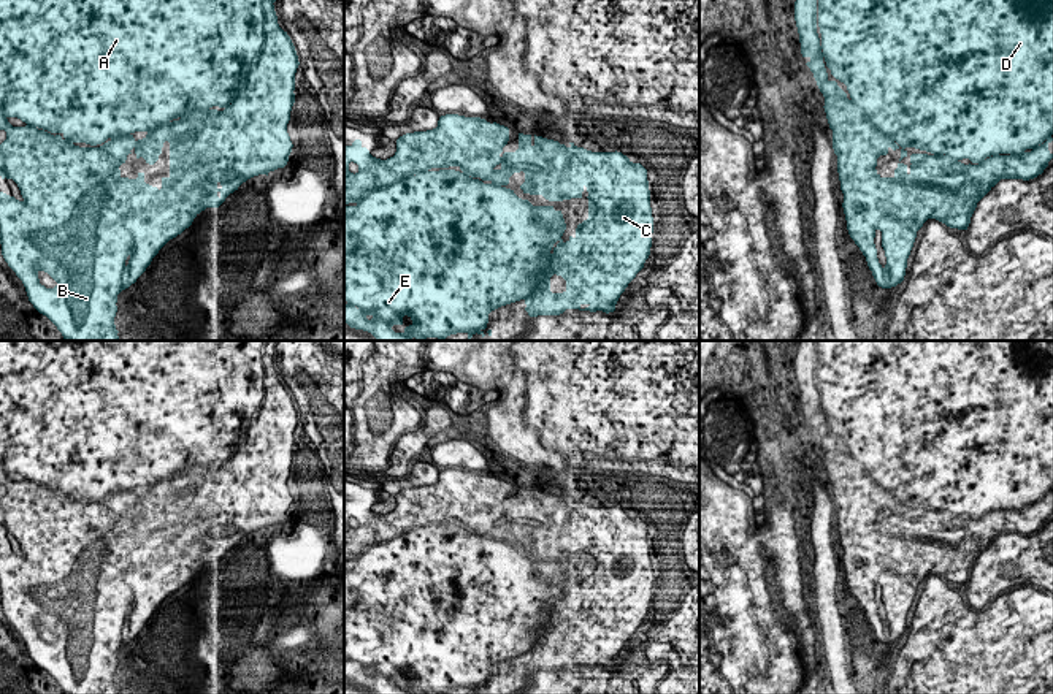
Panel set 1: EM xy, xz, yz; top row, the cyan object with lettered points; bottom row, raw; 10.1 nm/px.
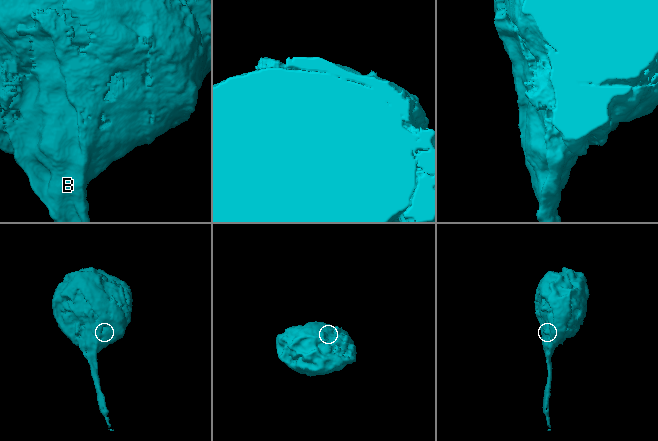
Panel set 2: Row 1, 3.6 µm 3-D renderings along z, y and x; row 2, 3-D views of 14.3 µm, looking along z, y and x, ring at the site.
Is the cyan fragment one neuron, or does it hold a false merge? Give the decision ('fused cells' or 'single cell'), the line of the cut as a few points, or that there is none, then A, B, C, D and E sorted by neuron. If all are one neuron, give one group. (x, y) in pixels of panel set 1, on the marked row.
single cell; cut none; groups A B C D E

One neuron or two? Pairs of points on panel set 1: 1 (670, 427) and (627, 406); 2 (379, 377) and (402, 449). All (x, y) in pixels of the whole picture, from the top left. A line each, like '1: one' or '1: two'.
1: one
2: two

